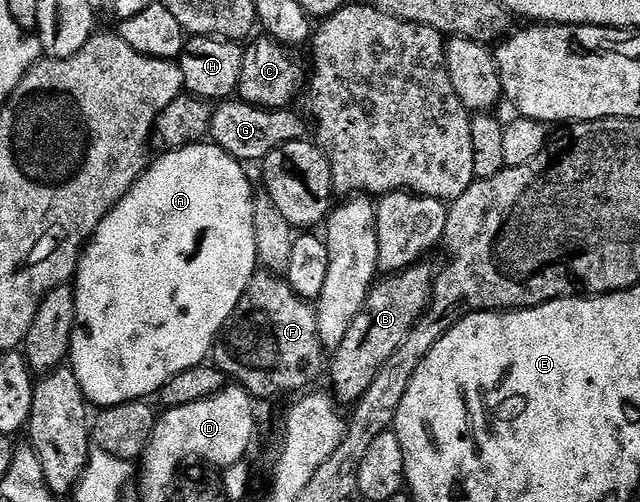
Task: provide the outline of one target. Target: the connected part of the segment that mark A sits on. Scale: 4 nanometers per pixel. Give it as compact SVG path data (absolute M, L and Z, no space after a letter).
M198 144L182 150L171 150L162 153L158 158L161 158L158 162L148 163L145 173L138 178L137 183L102 220L85 249L81 251L81 261L77 263L75 275L77 323L71 336L67 362L75 372L75 380L79 380L79 388L85 394L86 403L93 405L94 402L97 408L148 399L148 394L156 395L160 392L163 384L171 380L171 376L179 376L179 372L187 372L187 368L202 365L210 357L214 338L223 328L223 324L227 324L231 312L235 312L247 284L259 270L253 224L255 189L253 190L248 176L245 175L246 167L212 144Z

